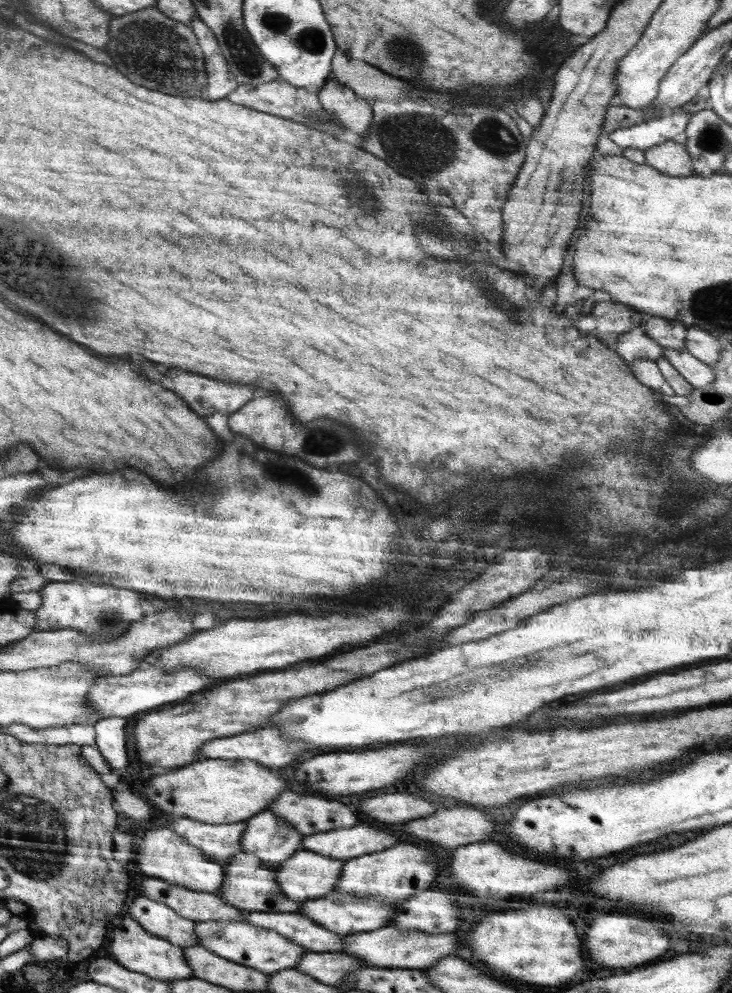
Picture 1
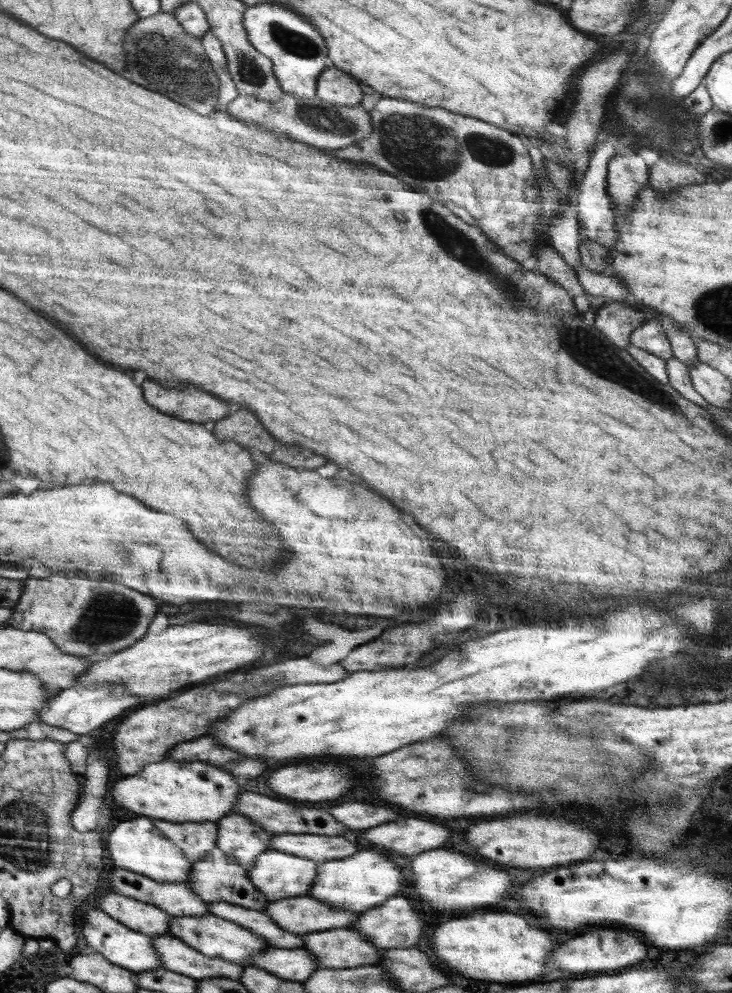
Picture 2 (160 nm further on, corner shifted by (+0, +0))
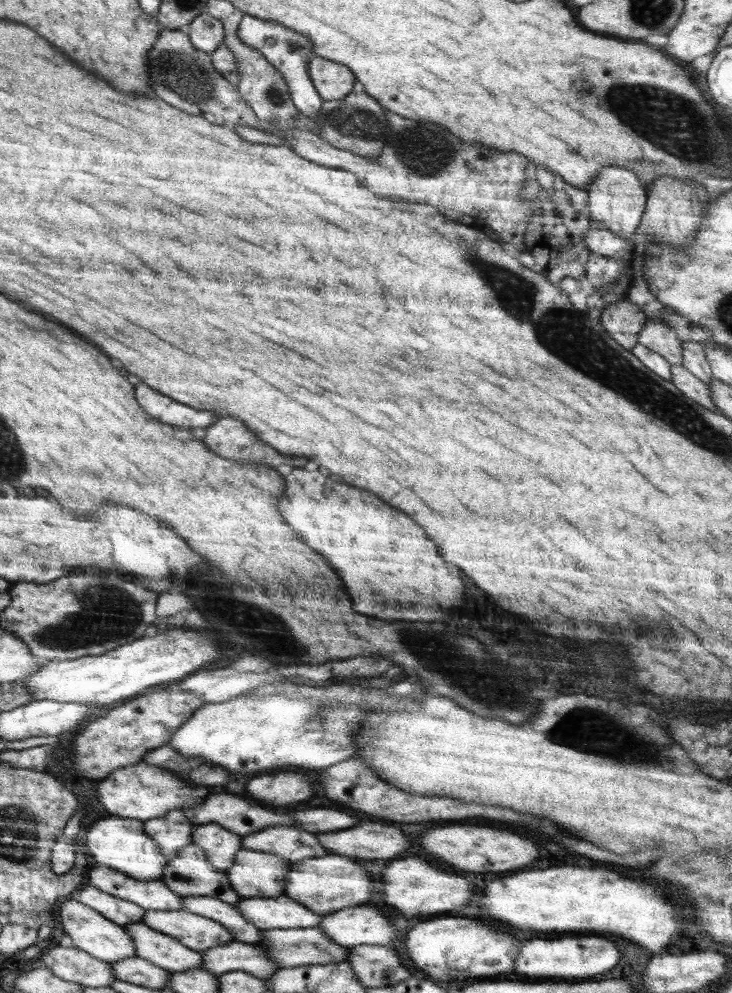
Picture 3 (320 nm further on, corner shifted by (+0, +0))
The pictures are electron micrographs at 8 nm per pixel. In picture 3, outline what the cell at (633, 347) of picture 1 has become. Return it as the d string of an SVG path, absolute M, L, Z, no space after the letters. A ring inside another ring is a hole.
M647 319L639 334L639 344L661 354L671 365L683 366L682 344L676 331L662 320Z

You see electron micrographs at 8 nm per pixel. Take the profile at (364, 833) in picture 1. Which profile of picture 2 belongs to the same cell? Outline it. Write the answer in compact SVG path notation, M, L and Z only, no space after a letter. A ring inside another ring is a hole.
M280 834L271 840L270 850L292 853L294 856L310 857L322 864L324 861L343 859L360 850L358 842L348 842L340 836L318 834Z

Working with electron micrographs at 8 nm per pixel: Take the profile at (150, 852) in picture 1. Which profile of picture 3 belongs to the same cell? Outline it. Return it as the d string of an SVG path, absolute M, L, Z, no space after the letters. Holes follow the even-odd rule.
M113 815L92 824L86 830L86 843L83 845L97 865L115 868L140 880L158 880L164 876L170 859L162 853L159 843L144 828L143 820Z

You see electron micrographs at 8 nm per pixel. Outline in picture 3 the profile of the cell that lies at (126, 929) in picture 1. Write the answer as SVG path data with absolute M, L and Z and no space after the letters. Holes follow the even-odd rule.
M68 900L60 912L57 912L58 920L62 928L70 938L76 948L85 950L90 956L108 961L128 959L136 955L136 944L130 933L126 929L107 918L96 910L84 905L76 900Z

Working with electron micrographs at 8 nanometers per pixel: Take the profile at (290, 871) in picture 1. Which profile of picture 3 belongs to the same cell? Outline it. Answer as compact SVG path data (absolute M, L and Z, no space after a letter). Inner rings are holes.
M242 850L238 852L236 856L236 862L234 866L227 868L228 879L230 884L238 893L240 897L246 898L278 898L284 894L286 890L286 884L288 884L288 874L290 874L292 868L292 861L287 857L276 856L272 853Z

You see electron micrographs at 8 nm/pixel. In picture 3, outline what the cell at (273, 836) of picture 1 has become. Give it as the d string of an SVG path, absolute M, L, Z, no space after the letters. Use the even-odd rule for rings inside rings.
M209 823L196 825L194 844L204 849L212 865L226 870L234 866L238 852L244 850L244 839L218 823Z

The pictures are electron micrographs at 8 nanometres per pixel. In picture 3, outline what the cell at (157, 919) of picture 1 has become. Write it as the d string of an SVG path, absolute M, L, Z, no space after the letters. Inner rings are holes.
M95 886L83 888L74 894L76 901L103 914L104 918L116 924L124 926L130 923L142 923L145 910L134 902L112 896Z

